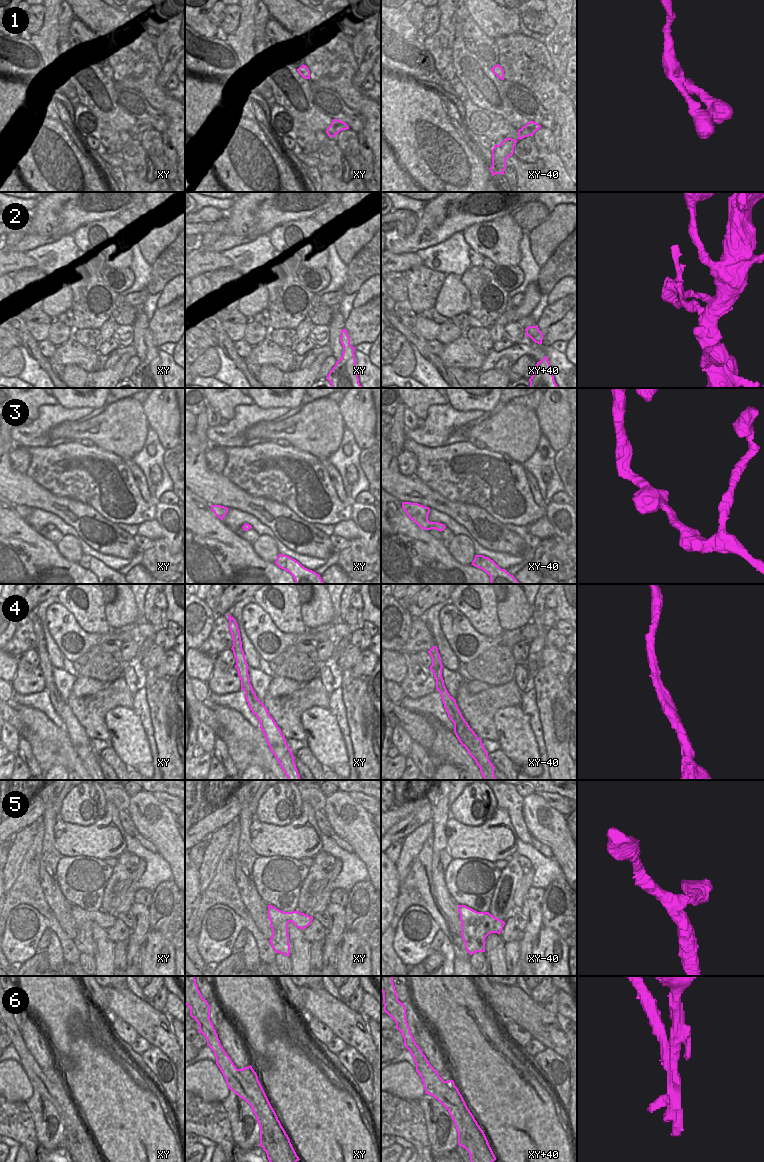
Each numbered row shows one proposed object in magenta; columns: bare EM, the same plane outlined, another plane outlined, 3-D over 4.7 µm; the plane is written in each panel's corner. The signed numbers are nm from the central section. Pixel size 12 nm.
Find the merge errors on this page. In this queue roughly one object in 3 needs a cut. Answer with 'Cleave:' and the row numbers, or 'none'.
Cleave: 2, 4, 6

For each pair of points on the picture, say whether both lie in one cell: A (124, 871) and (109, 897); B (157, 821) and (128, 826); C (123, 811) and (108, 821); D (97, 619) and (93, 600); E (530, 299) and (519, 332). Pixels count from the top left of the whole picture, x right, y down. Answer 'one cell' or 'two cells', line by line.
A: one cell
B: two cells
C: two cells
D: one cell
E: two cells

